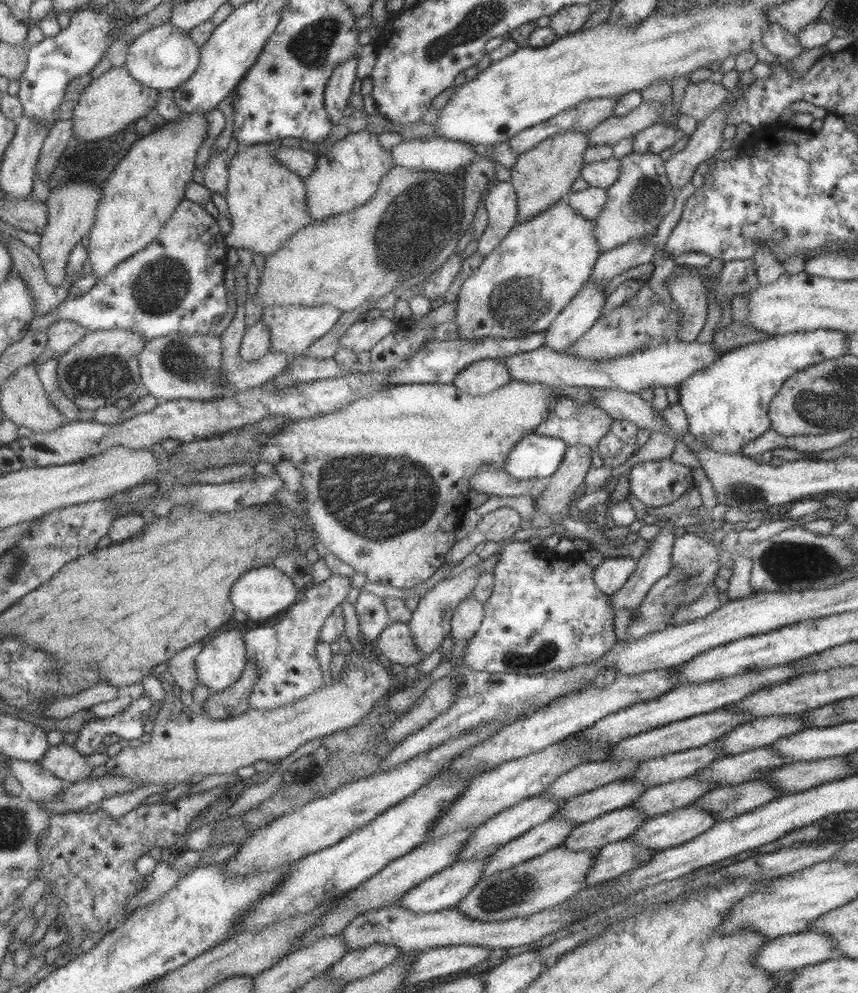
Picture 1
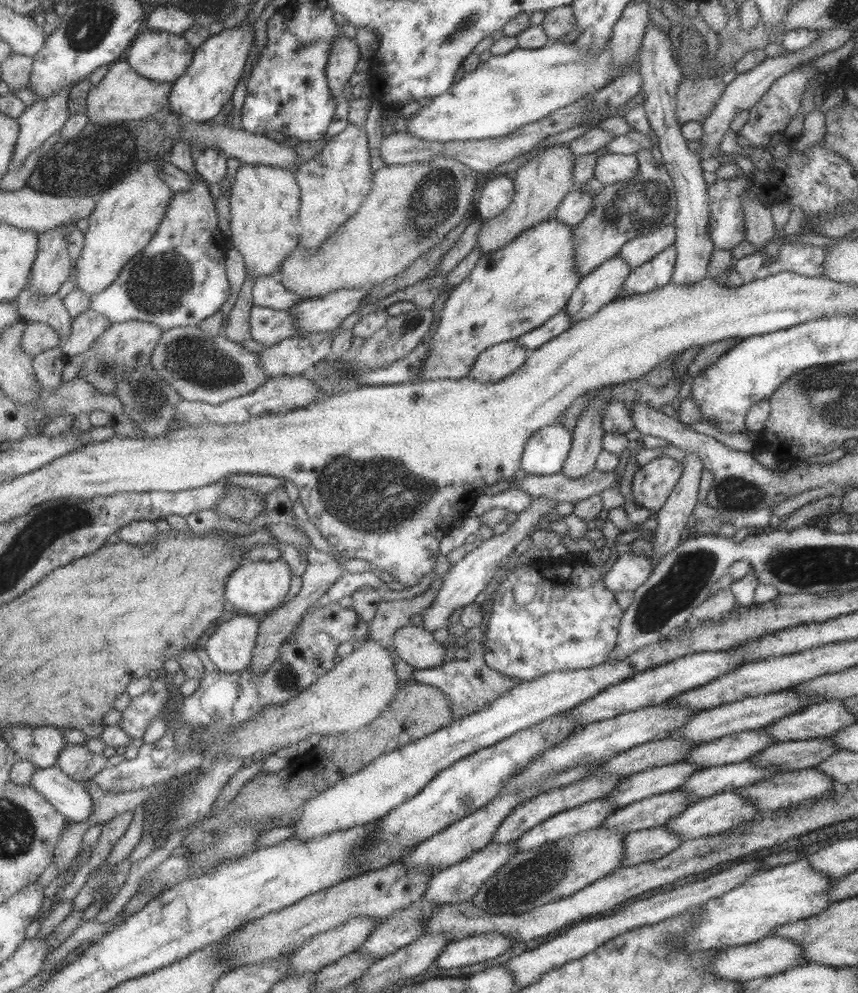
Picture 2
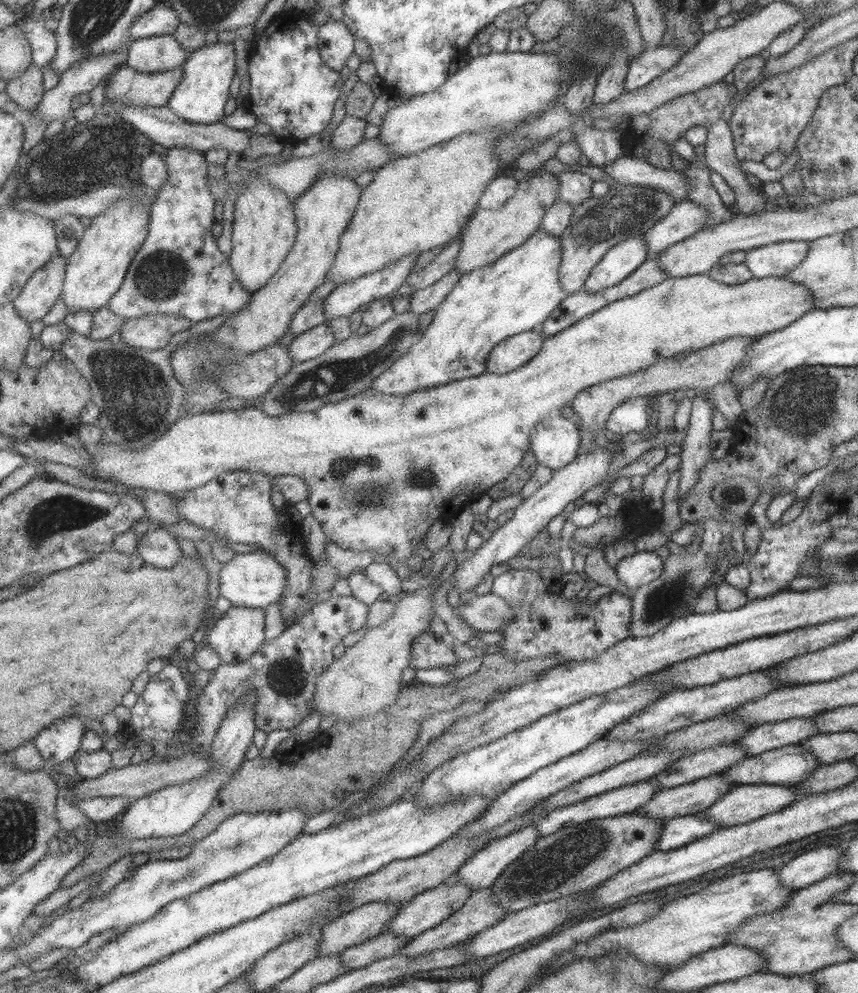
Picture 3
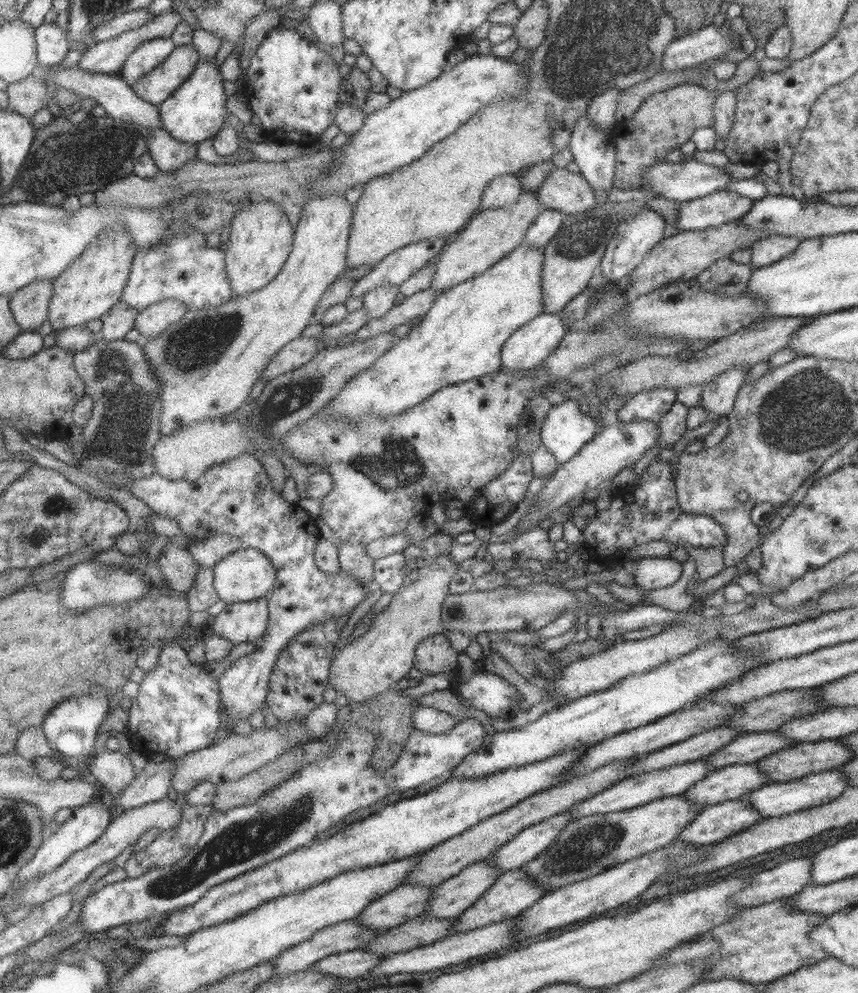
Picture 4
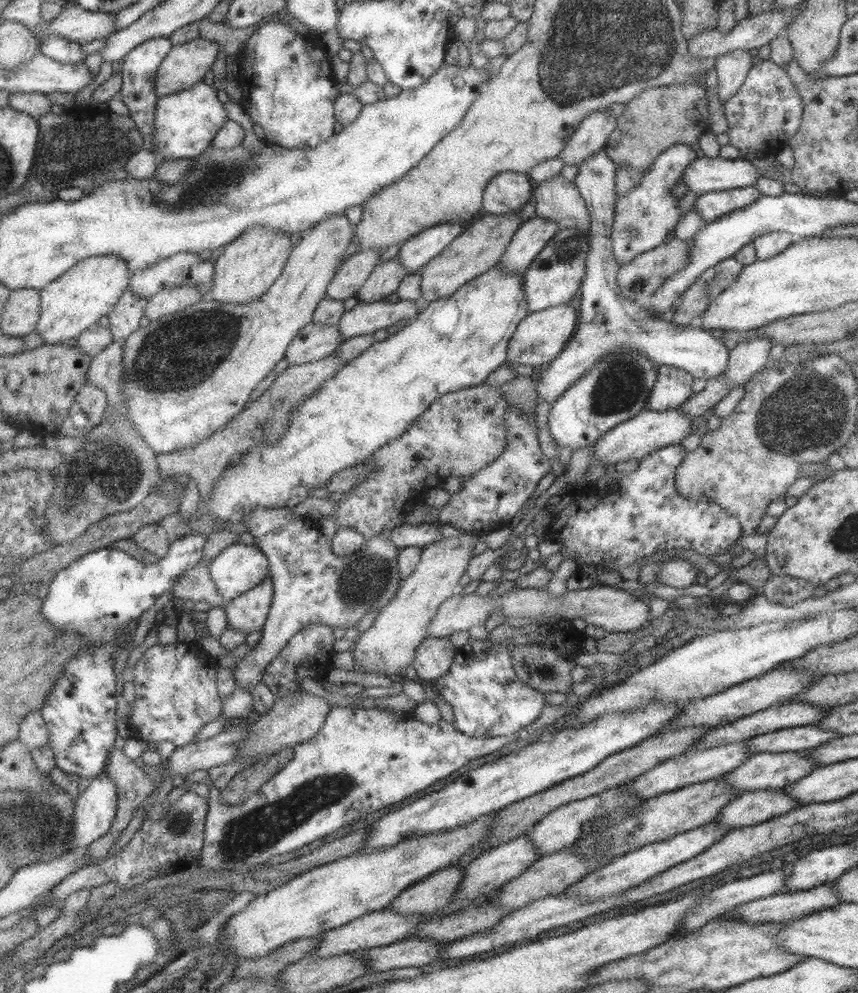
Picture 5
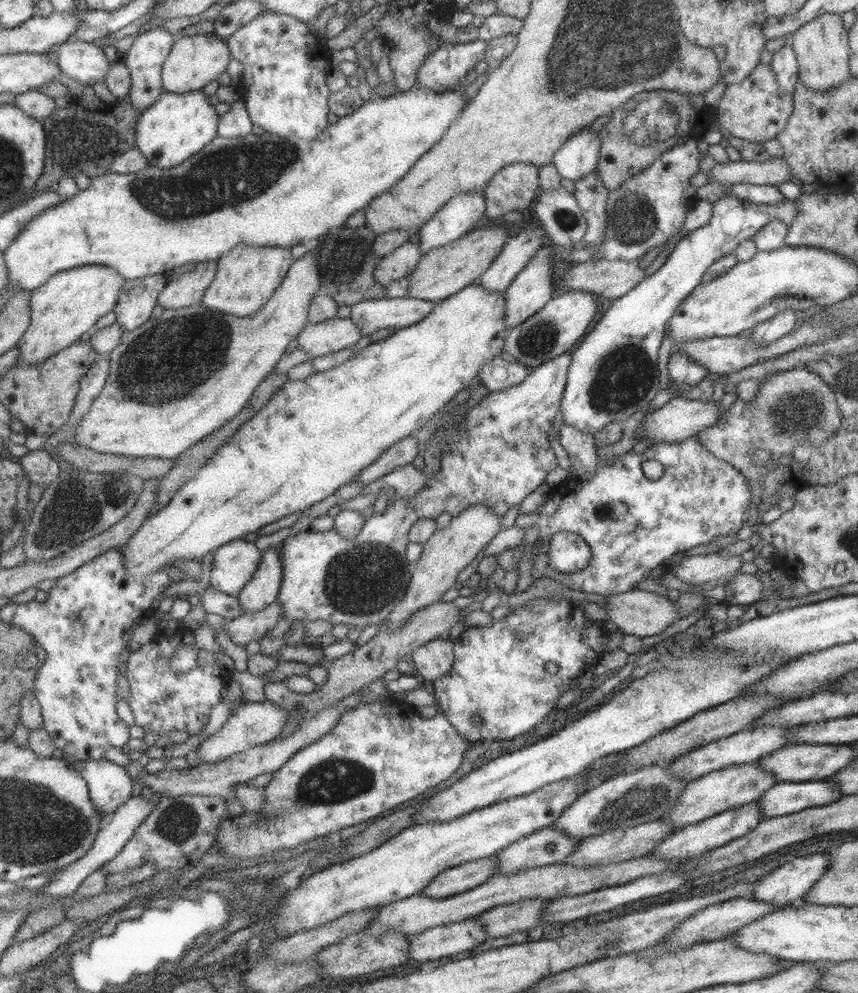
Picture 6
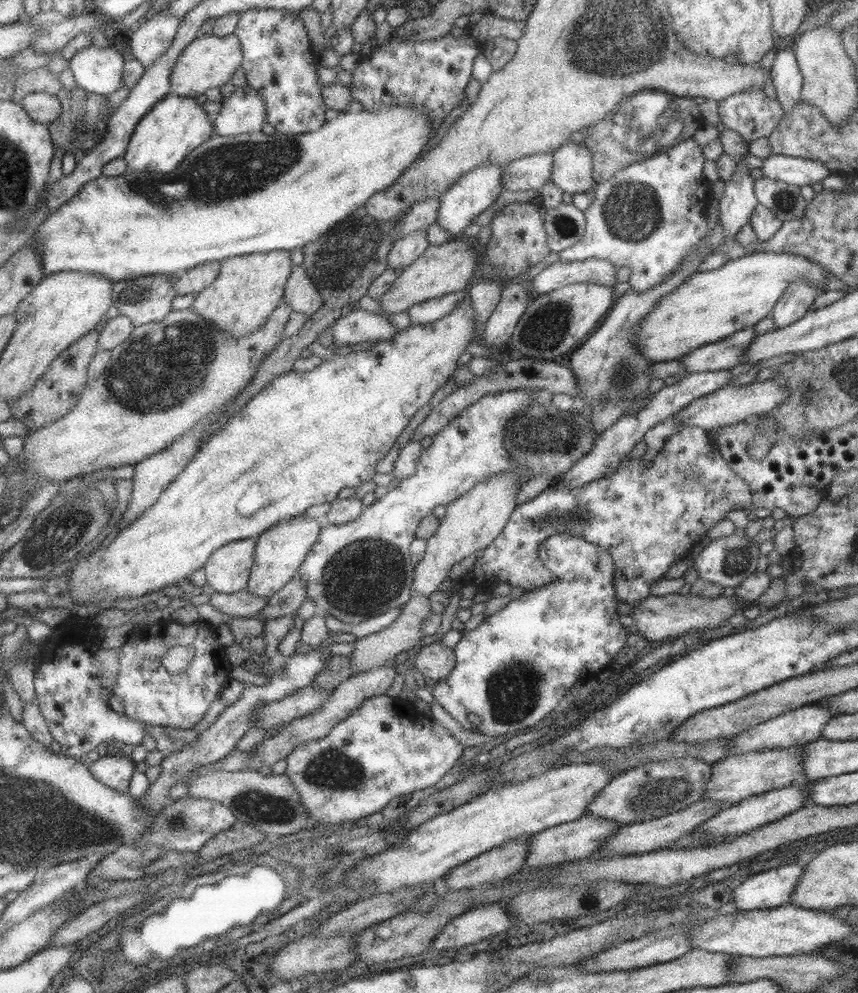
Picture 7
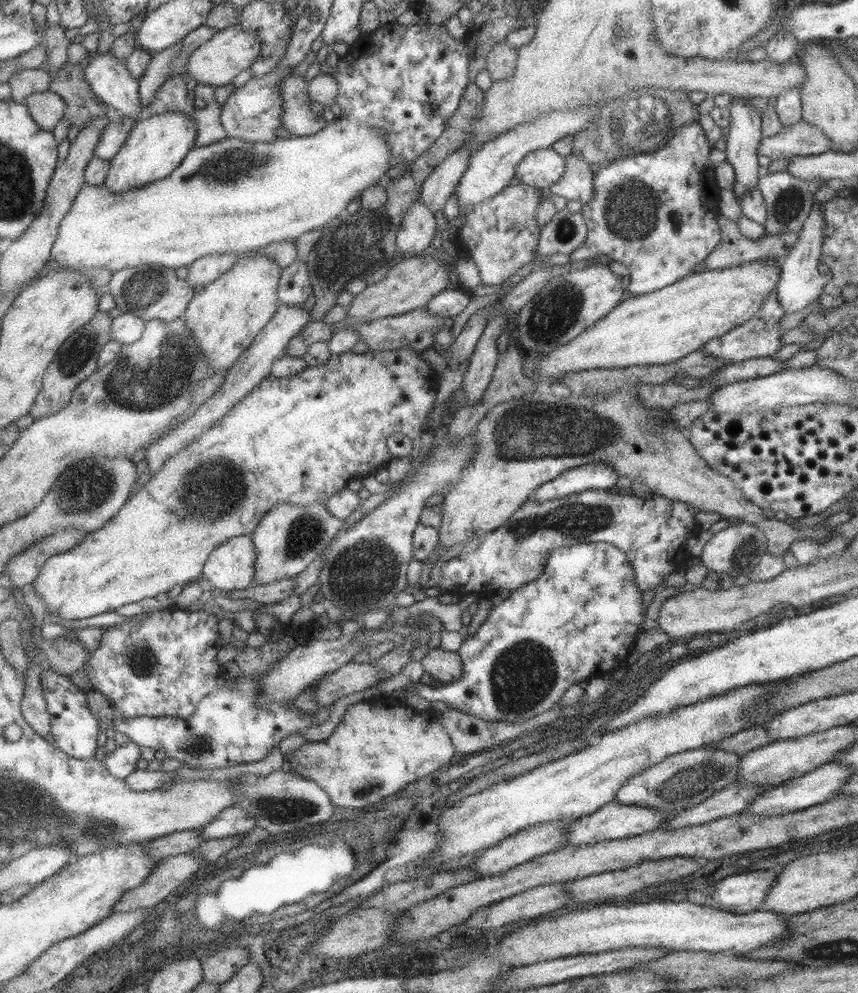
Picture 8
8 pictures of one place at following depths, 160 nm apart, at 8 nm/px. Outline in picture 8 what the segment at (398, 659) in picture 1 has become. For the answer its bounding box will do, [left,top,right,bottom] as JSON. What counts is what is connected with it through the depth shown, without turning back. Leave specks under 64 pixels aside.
[420,647,462,683]

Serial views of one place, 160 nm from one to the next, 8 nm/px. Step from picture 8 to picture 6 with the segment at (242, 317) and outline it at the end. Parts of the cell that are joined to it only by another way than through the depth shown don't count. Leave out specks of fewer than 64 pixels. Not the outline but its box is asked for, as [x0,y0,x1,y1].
[202,244,294,317]

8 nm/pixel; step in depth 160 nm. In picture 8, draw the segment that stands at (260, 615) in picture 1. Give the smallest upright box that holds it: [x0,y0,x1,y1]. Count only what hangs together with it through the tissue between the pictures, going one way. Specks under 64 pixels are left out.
[203,536,258,591]

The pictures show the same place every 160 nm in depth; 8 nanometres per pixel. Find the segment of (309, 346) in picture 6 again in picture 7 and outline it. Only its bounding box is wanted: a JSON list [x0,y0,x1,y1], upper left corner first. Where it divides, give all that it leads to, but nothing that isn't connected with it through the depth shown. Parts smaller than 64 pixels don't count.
[326,308,399,347]

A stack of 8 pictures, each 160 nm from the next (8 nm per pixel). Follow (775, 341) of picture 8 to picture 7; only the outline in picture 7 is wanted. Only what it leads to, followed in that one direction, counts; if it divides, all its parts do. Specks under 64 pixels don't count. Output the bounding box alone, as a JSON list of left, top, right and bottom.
[679,327,755,373]

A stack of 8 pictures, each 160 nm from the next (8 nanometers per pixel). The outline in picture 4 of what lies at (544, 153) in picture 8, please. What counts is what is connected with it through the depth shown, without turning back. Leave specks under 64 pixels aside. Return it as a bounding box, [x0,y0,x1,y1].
[480,174,522,208]

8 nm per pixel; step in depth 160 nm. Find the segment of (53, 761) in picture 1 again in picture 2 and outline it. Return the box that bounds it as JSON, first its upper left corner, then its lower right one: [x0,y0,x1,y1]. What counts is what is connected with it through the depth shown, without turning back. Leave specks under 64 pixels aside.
[56,743,111,783]

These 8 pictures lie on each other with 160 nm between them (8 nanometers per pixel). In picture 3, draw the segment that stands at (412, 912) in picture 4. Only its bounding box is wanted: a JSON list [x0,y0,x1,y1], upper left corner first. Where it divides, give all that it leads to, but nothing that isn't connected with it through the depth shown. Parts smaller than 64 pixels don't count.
[315,903,403,957]

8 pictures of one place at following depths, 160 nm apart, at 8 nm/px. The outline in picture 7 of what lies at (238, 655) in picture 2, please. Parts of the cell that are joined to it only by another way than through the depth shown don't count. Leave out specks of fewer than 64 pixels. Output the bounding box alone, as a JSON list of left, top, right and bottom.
[248,515,323,598]

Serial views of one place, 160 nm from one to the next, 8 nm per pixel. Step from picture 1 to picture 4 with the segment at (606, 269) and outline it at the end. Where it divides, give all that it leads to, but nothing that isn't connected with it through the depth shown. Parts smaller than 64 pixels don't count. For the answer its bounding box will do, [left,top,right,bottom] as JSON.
[670,189,752,232]

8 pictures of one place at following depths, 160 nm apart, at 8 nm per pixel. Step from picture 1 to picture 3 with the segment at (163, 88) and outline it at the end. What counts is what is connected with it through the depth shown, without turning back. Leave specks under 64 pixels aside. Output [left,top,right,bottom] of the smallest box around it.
[126,35,189,72]

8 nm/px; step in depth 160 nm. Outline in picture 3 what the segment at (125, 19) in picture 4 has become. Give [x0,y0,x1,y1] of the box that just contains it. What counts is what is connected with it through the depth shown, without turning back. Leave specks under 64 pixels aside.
[130,3,180,42]

